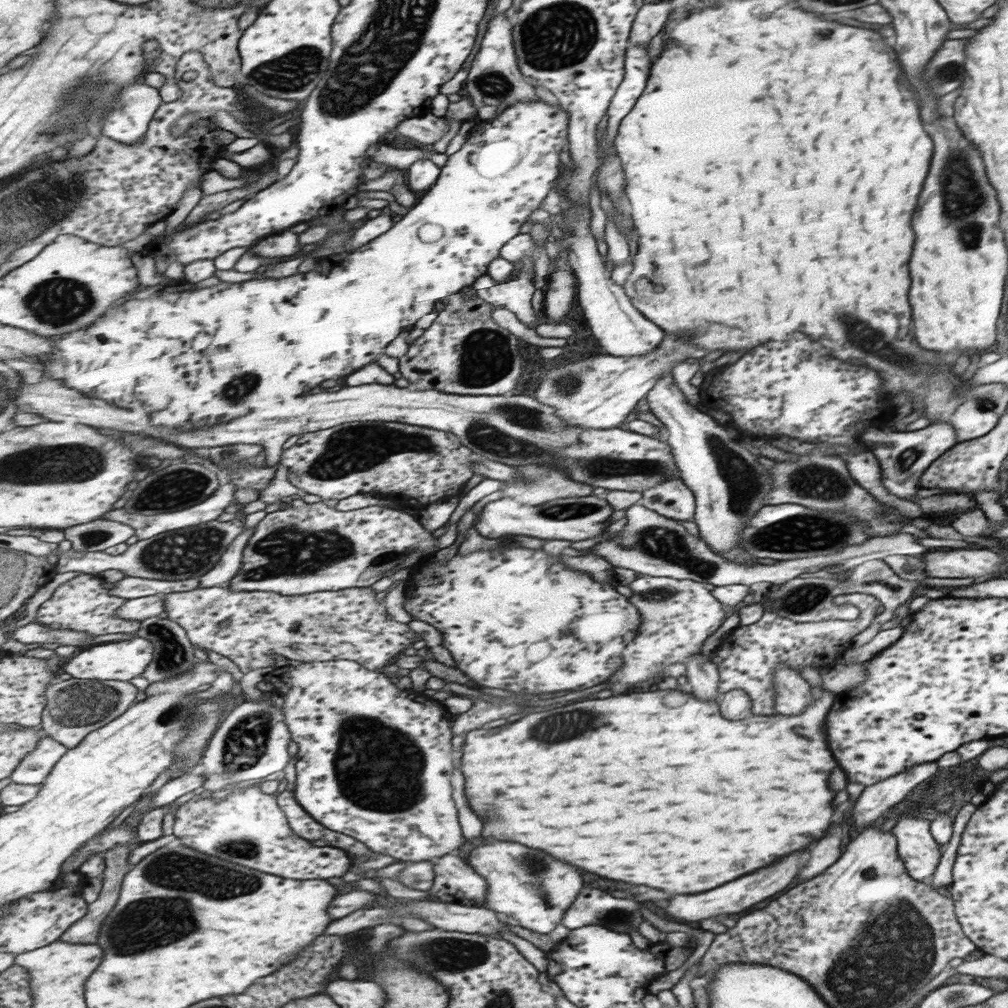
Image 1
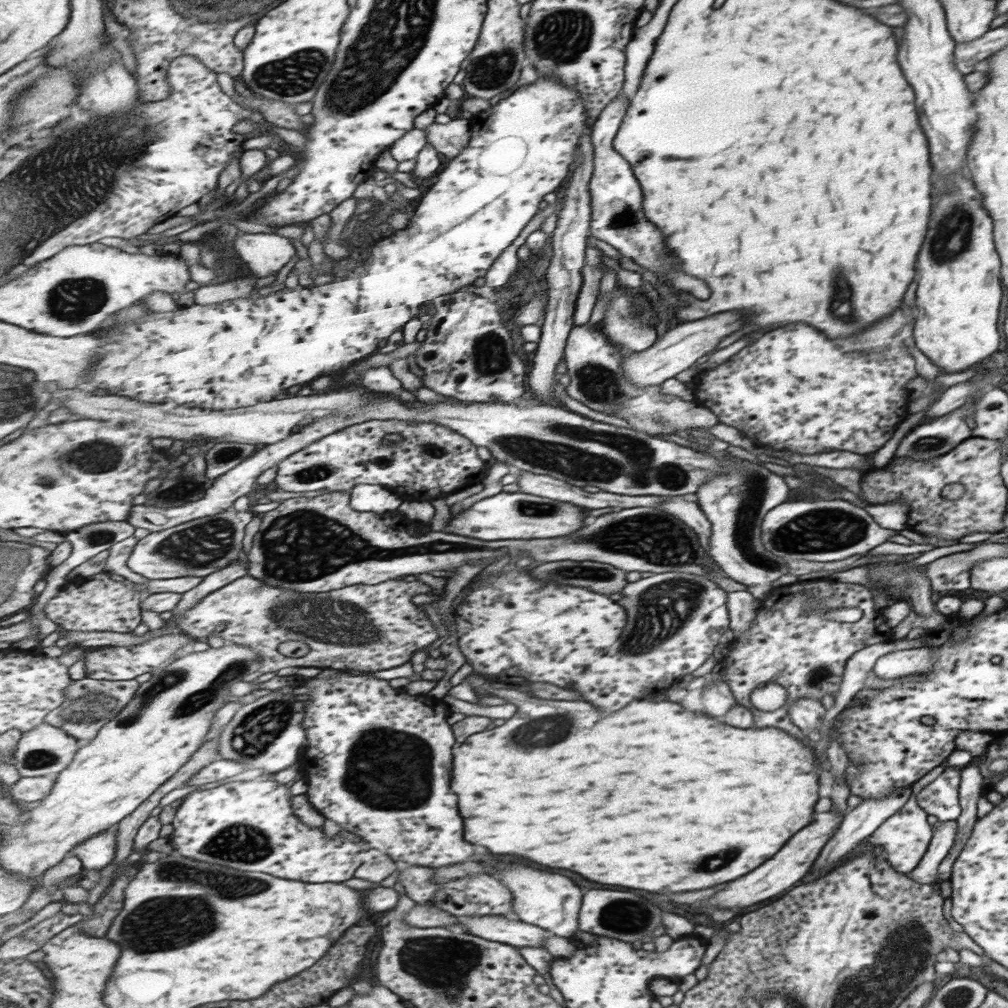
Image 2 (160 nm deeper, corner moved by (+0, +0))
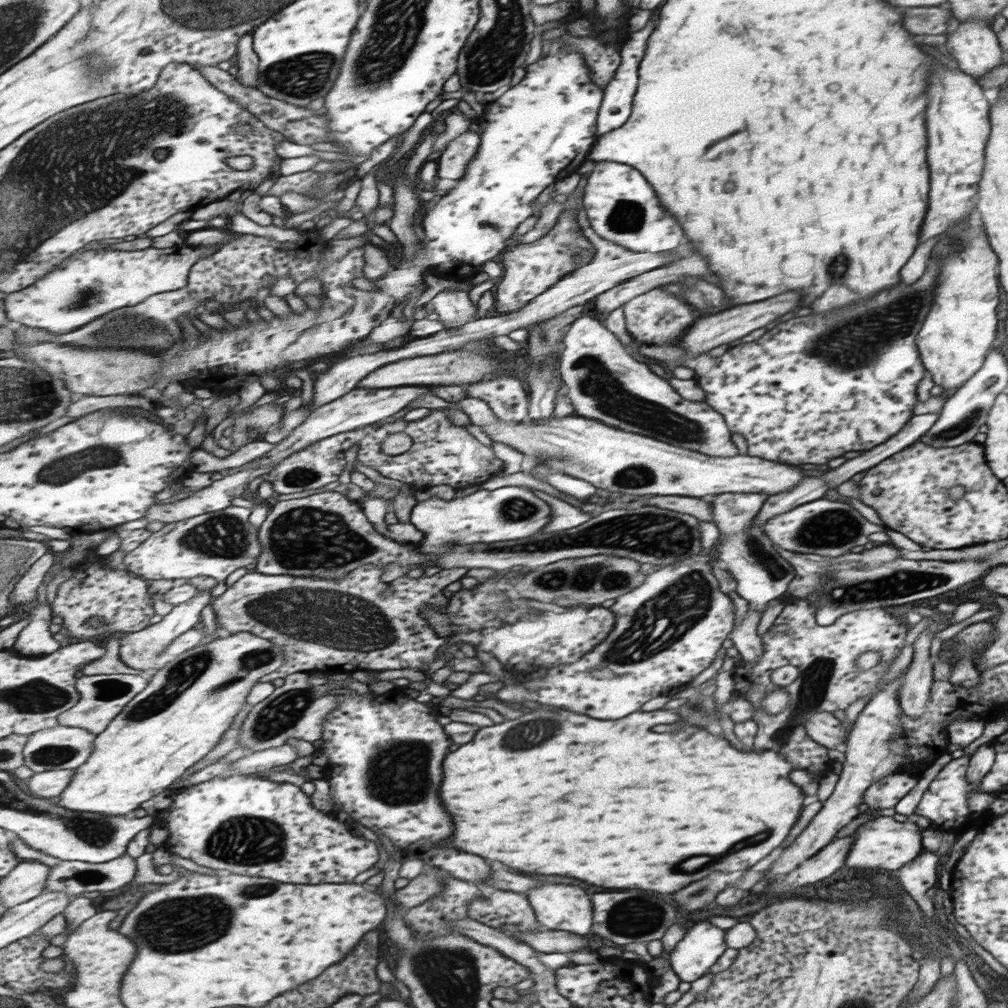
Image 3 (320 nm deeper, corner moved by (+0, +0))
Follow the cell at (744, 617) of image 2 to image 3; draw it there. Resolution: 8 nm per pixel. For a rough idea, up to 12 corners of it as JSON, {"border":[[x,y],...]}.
{"border":[[748,610],[729,634],[741,659],[759,660],[763,652],[755,633],[761,612]]}

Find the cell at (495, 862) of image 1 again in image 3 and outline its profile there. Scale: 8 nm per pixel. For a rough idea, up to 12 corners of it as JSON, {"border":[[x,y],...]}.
{"border":[[543,884],[528,899],[546,929],[593,930],[579,886]]}

